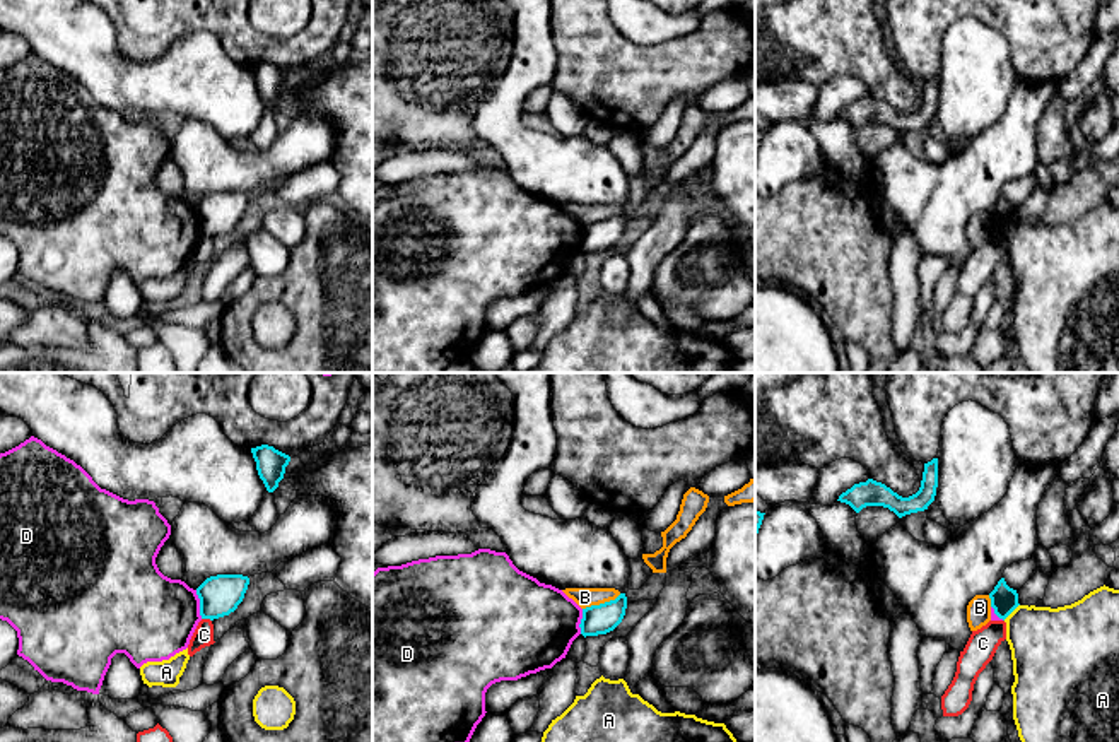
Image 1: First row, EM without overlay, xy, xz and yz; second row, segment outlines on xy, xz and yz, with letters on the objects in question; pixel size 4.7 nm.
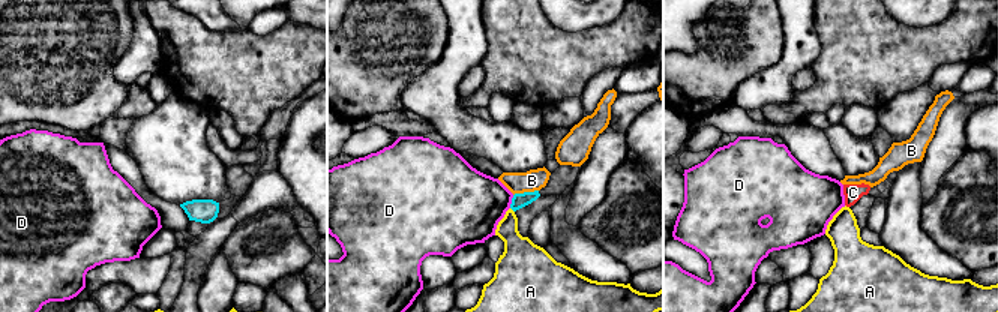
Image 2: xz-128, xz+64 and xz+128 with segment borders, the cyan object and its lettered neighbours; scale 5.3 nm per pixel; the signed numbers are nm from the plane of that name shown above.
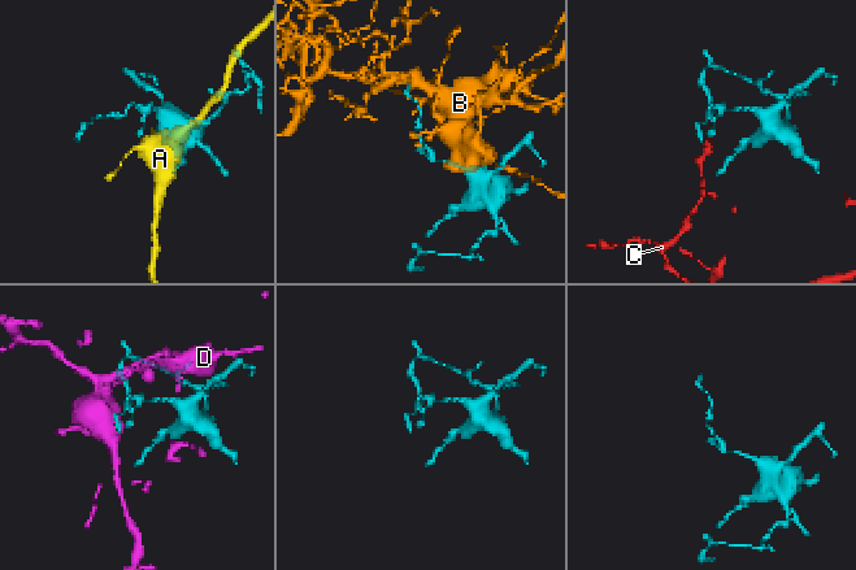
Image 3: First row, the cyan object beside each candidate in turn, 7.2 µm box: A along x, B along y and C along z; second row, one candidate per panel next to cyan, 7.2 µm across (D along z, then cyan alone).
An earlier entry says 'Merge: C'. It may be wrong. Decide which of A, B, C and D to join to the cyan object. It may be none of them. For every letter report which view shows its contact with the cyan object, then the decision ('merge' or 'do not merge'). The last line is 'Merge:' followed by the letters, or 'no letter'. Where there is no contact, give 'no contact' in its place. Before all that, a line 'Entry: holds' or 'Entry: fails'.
Entry: fails
A: contact in yz; do not merge
B: contact in xz; do not merge
C: contact in xy; do not merge
D: contact in xy; do not merge
Merge: no letter

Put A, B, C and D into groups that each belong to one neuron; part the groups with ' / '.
A / B / C / D

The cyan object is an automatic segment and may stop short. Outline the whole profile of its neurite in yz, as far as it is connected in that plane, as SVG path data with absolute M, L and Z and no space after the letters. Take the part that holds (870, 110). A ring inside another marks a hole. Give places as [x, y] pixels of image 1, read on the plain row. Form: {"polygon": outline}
{"polygon": "M938 75L924 80L921 104L916 111L902 115L882 99L868 96L842 109L837 118L849 121L856 130L866 123L883 123L899 135L924 128L934 118L938 104Z"}

